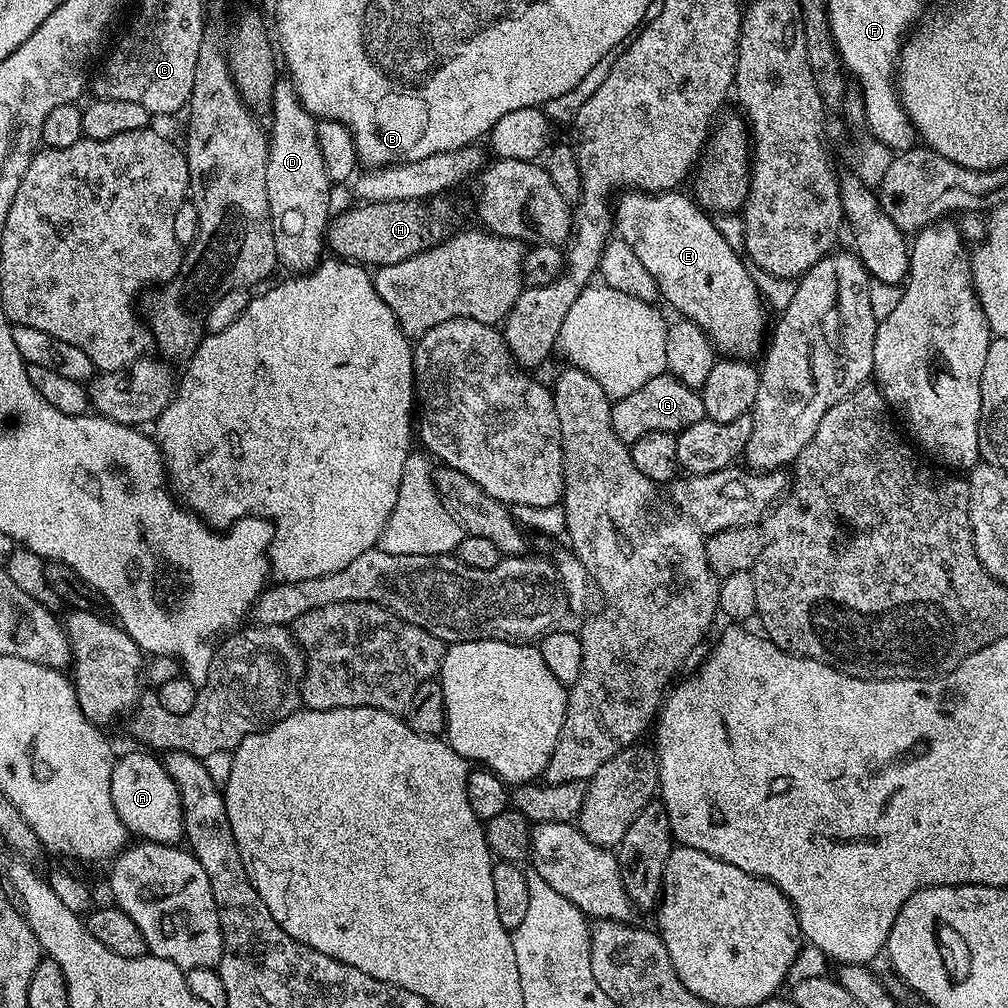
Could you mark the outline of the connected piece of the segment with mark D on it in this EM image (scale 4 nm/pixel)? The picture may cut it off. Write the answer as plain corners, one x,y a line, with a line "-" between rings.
277,79
272,91
270,115
272,132
270,128
266,198
273,210
276,259
292,271
289,273
307,274
315,269
326,252
334,181
326,174
326,162
322,162
322,150
318,150
317,117
311,116
306,106
302,106
291,80

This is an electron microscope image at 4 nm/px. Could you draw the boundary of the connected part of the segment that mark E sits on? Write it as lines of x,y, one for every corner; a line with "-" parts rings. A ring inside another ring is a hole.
680,190
625,191
621,195
624,197
614,204
615,231
619,239
624,240
626,246
634,250
634,254
638,254
642,266
646,266
646,270
654,274
654,282
660,288
660,296
668,299
669,306
677,308
683,319
694,321
711,338
717,353
728,358
759,357
766,340
764,304
760,301
760,292
756,289
755,282
748,277
749,265
742,259
741,253
735,252
730,242
726,242
724,235
716,229
715,219
701,208
691,195
683,196
682,193

